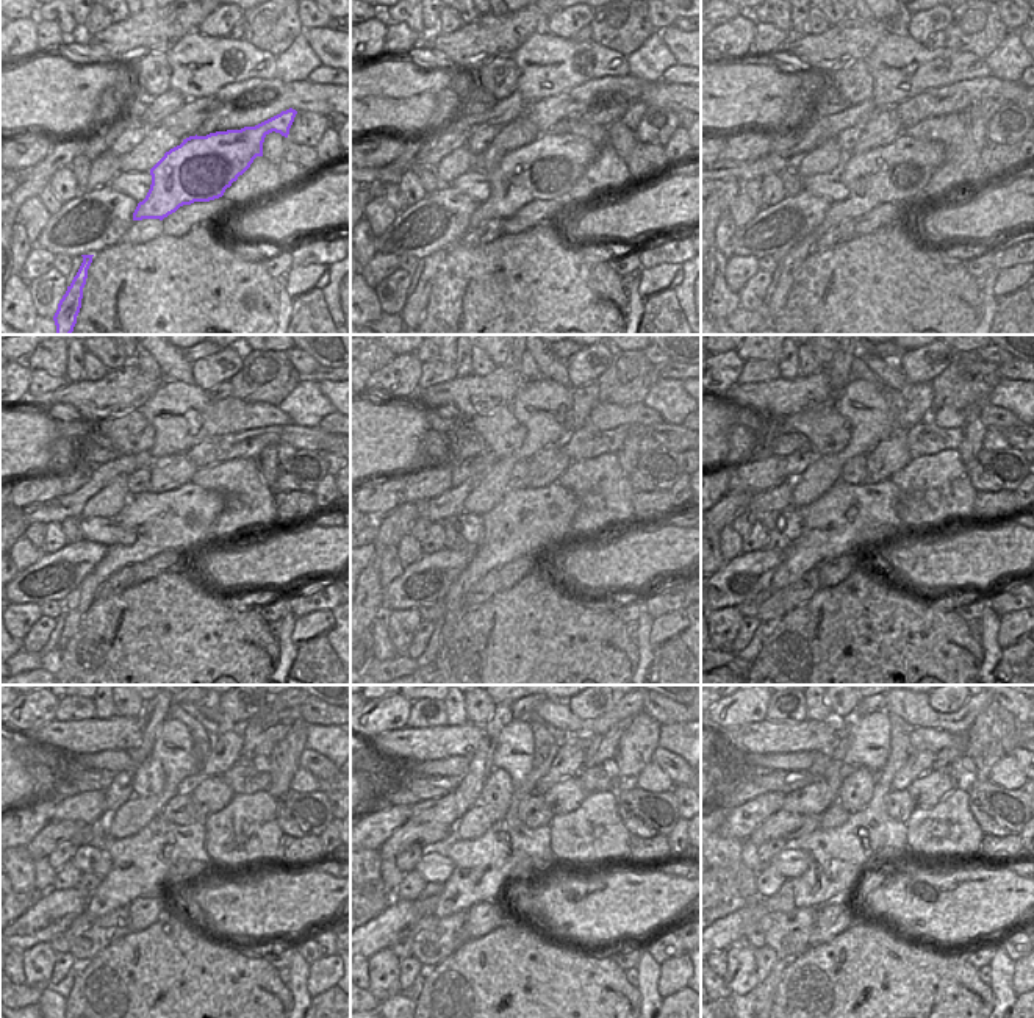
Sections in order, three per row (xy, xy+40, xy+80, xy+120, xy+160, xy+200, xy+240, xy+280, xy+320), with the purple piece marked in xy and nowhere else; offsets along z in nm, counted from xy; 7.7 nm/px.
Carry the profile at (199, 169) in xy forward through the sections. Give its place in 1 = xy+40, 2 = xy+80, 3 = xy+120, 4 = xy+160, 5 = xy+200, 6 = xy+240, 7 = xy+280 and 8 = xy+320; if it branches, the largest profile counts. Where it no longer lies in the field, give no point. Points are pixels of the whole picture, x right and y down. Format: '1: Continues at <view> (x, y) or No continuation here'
1: Continues at xy+40 (546, 169)
2: Continues at xy+80 (897, 172)
3: Continues at xy+120 (180, 519)
4: Continues at xy+160 (520, 521)
5: Continues at xy+200 (850, 513)
6: Continues at xy+240 (141, 862)
7: Continues at xy+280 (493, 857)
8: Continues at xy+320 (840, 854).

